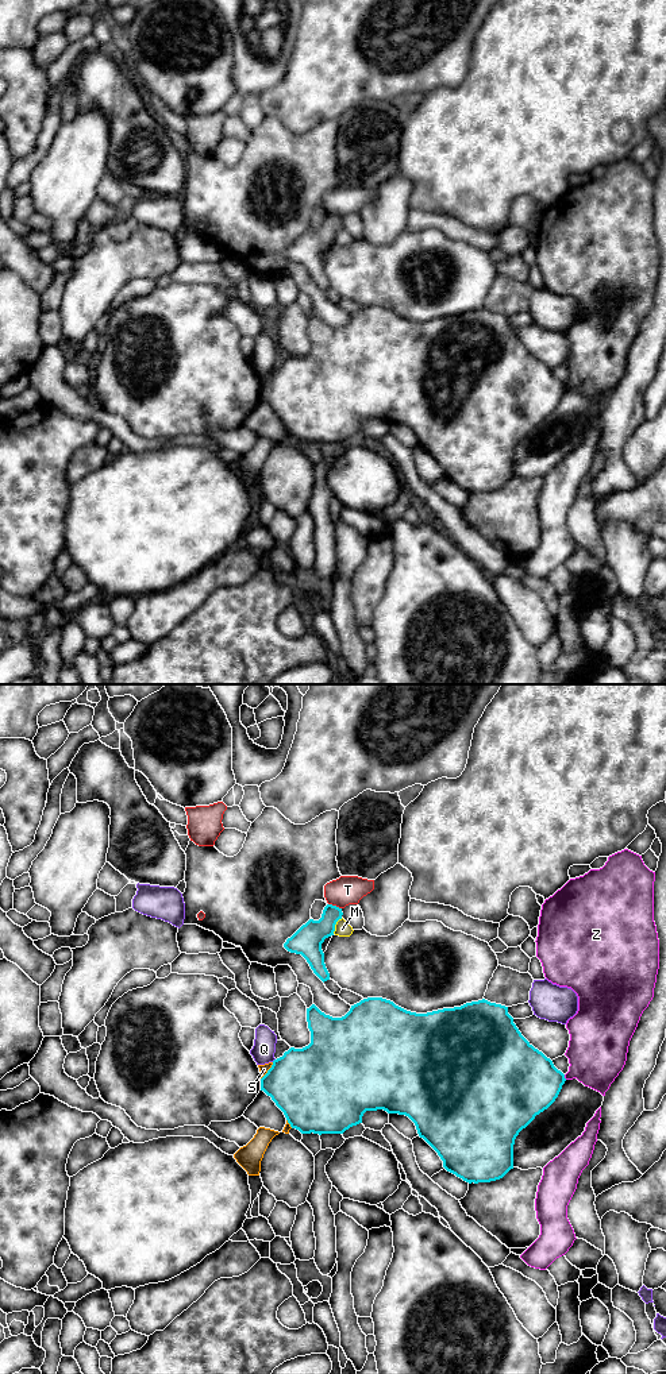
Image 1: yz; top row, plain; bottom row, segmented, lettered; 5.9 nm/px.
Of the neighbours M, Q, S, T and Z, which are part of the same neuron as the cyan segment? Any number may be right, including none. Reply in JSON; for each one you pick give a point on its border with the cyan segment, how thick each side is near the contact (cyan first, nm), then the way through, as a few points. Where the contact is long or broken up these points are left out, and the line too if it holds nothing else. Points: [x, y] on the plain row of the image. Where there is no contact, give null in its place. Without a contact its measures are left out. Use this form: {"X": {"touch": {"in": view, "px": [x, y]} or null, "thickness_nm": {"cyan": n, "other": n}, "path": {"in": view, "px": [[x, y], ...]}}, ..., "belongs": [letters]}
{"belongs": []}

